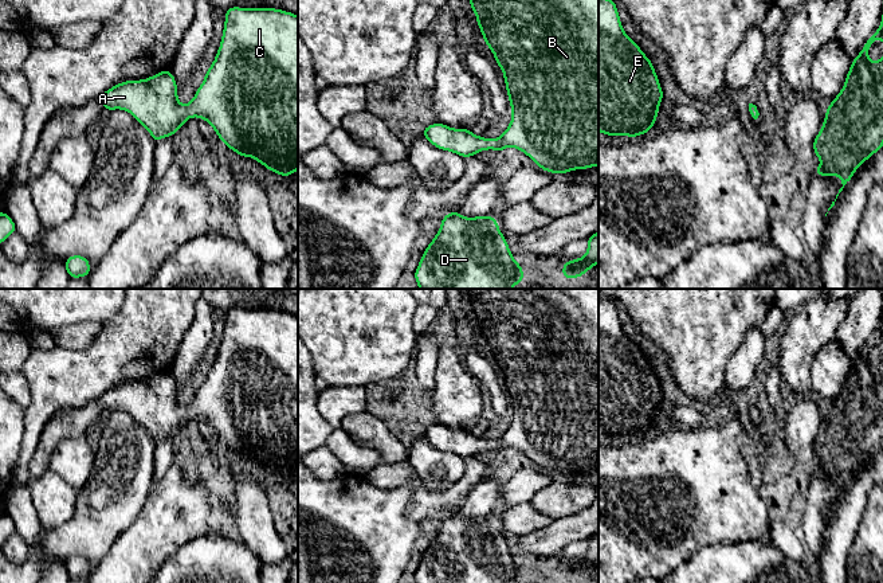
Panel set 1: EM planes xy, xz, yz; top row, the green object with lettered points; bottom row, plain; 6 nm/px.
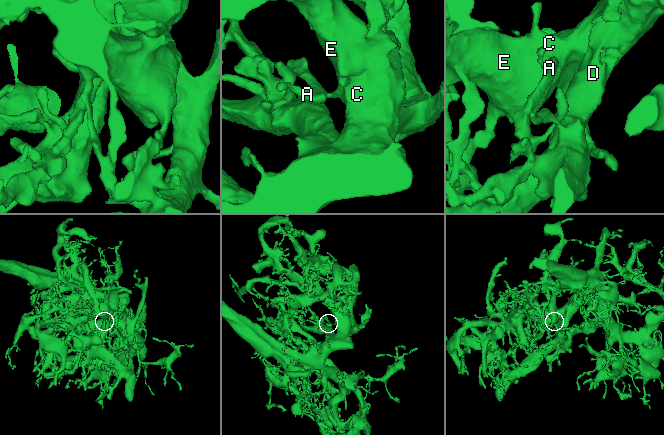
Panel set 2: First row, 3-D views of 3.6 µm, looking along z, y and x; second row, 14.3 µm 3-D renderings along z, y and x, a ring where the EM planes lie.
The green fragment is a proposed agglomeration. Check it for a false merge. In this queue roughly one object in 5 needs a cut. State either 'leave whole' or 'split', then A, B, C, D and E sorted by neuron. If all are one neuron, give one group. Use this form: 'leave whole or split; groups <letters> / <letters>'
leave whole; groups A B C D E

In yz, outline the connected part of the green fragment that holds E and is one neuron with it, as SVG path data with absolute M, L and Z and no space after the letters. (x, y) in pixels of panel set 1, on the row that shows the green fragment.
M599 0L599 132L633 138L655 125L663 90L654 64L624 32L615 0Z

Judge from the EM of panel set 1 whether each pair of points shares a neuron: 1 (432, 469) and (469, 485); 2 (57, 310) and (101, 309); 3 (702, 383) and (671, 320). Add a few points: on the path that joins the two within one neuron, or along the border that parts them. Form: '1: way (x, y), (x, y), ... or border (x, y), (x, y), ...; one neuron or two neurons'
1: border (464, 460), (464, 473), (455, 482), (428, 490); two neurons
2: way (67, 306), (90, 306); one neuron
3: way (698, 367), (698, 347), (687, 336); one neuron

